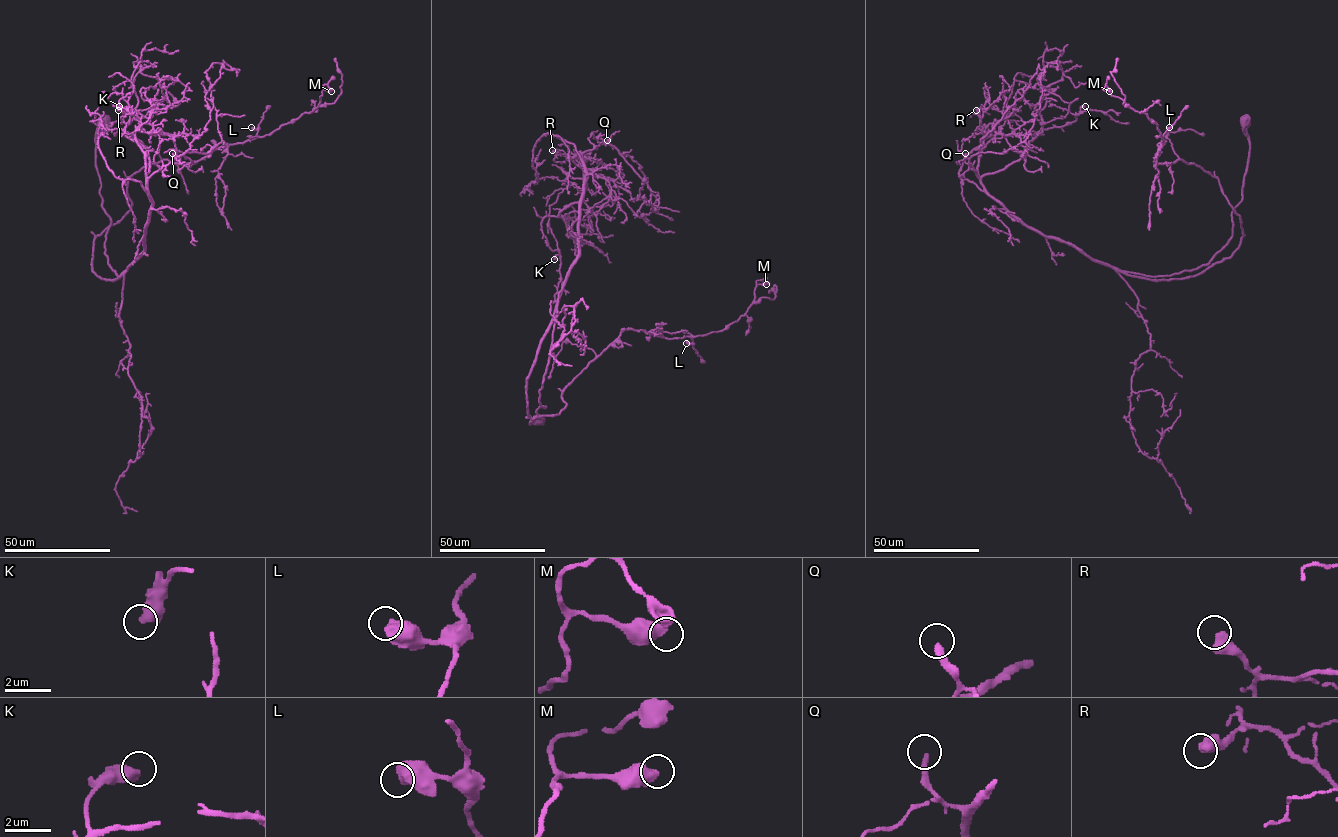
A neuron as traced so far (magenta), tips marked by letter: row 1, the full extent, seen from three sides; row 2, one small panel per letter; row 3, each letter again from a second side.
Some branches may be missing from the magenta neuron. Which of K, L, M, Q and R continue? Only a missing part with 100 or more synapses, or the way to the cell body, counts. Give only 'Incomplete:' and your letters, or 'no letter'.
Incomplete: no letter

